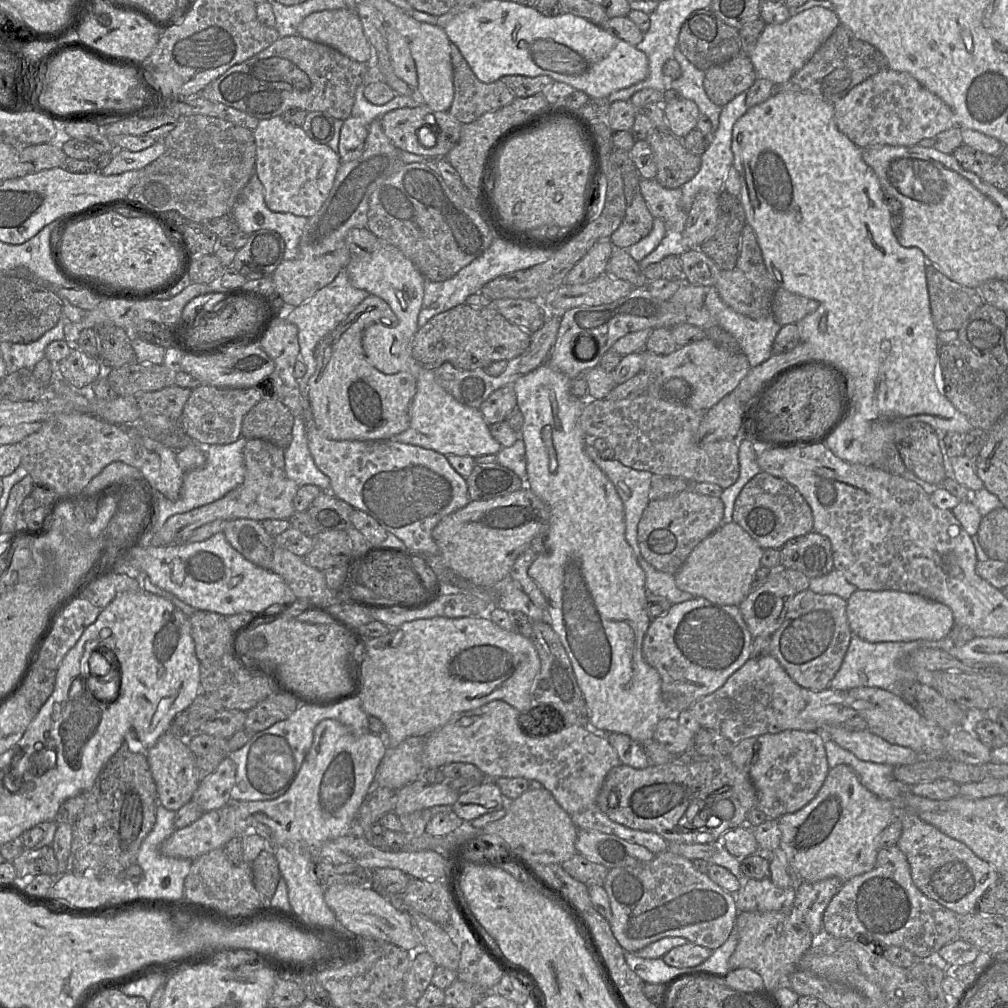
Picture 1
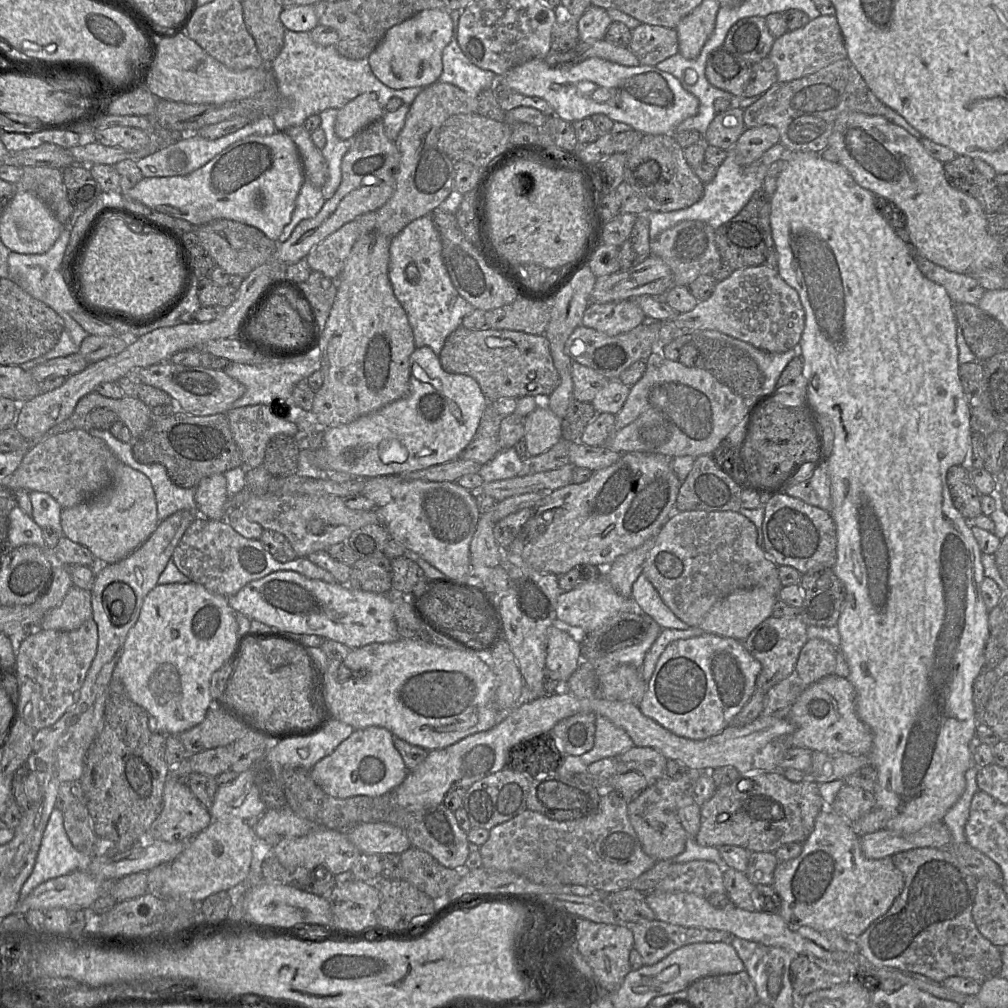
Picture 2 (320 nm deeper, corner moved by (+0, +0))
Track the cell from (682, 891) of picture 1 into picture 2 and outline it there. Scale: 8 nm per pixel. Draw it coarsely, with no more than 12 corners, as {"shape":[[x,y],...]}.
{"shape":[[658,919],[630,924],[644,965],[693,943],[728,942],[721,931]]}

